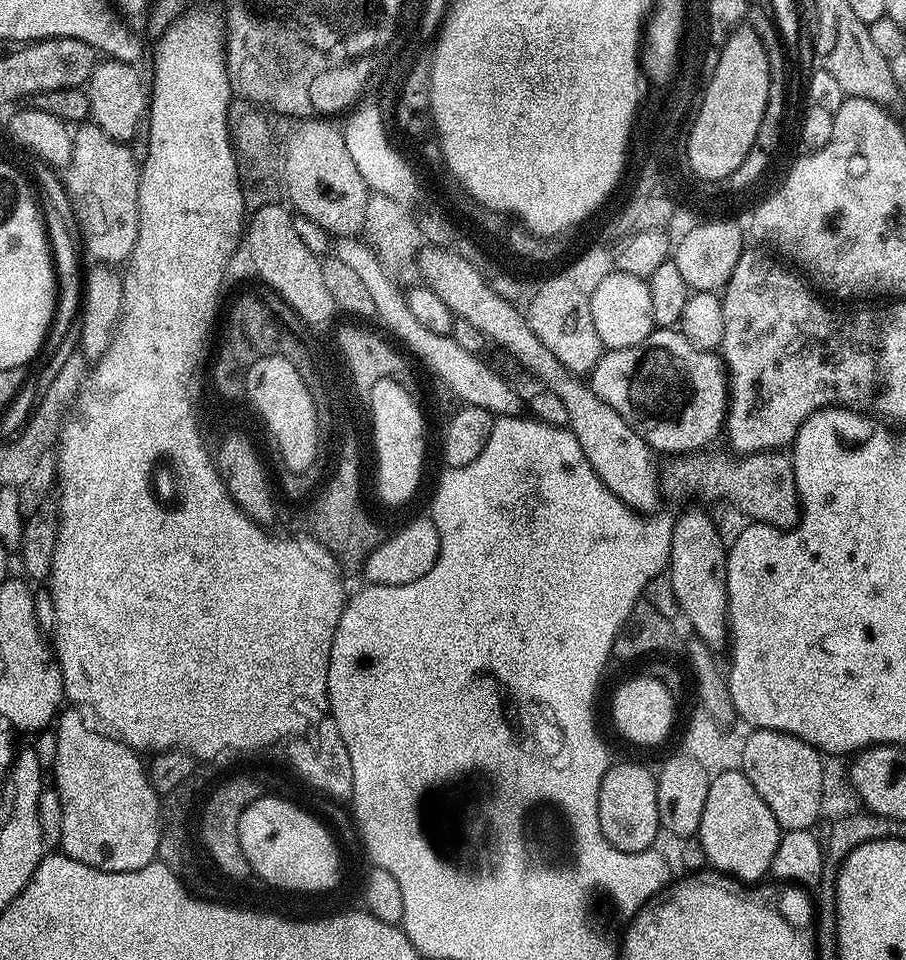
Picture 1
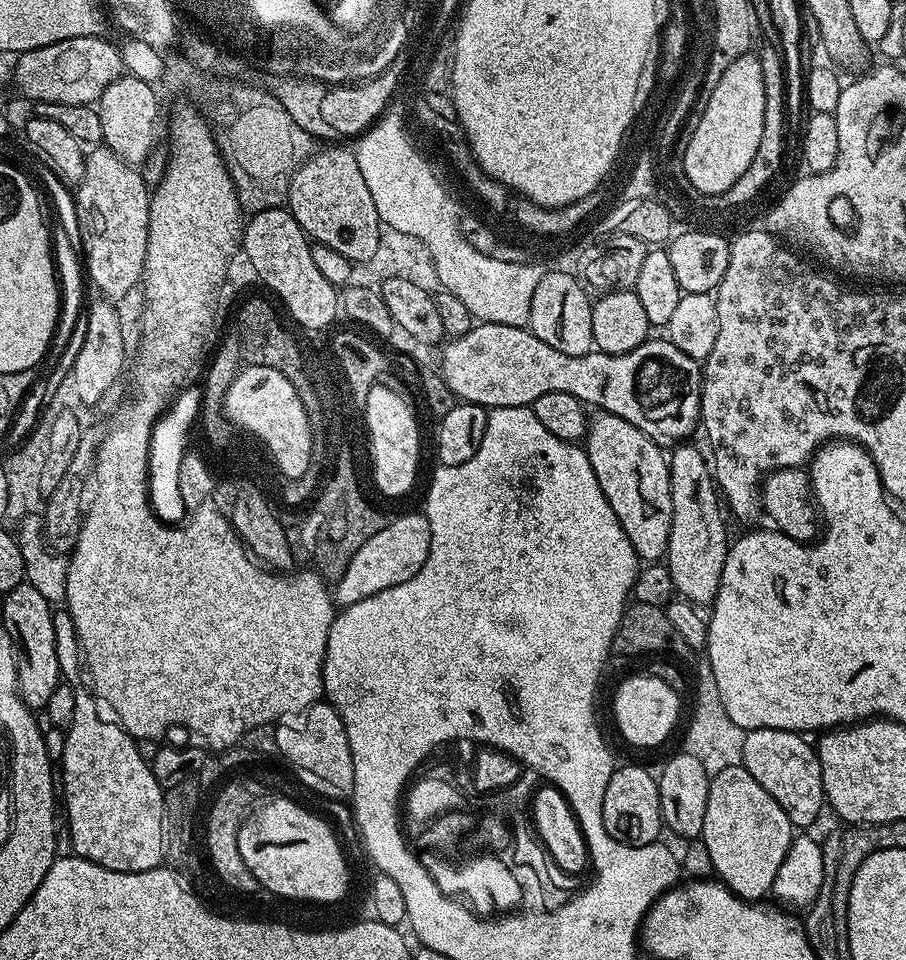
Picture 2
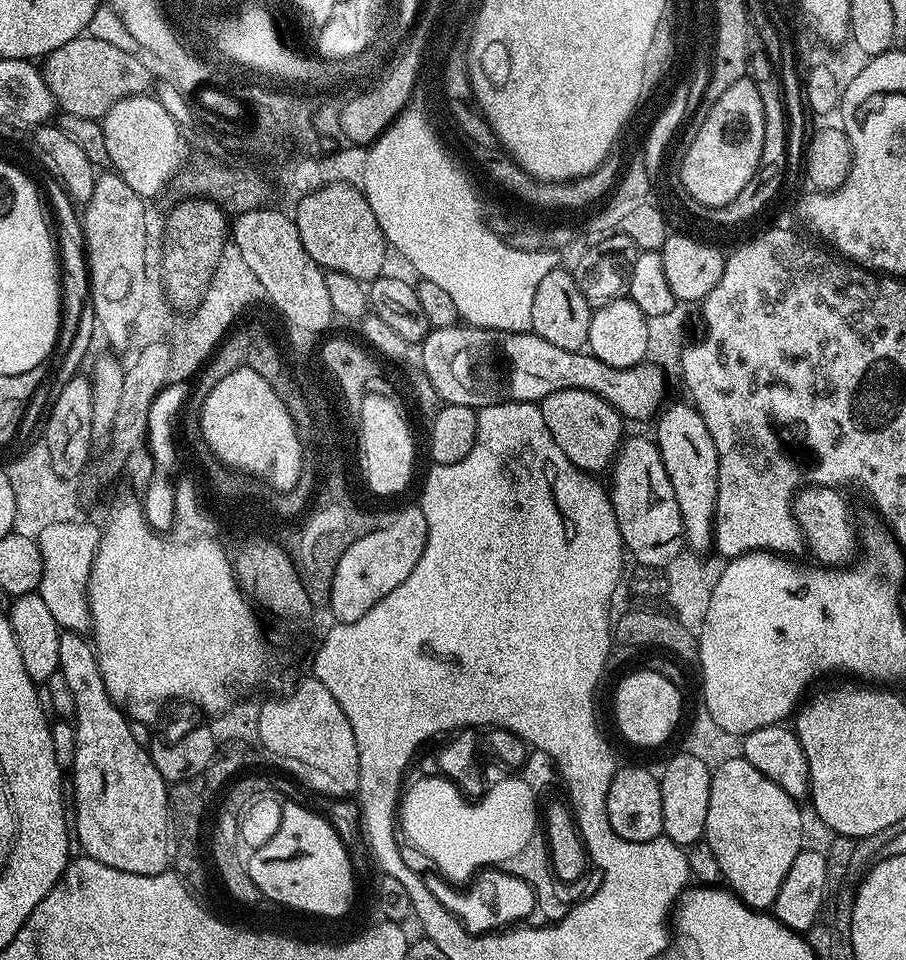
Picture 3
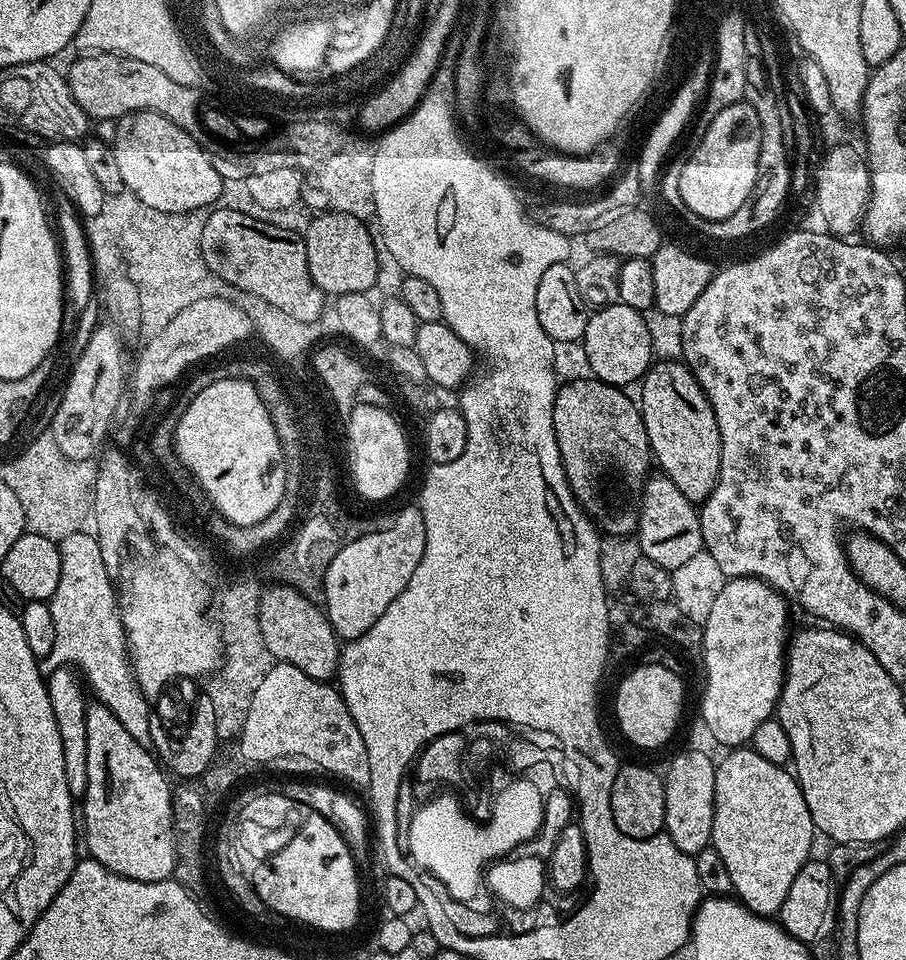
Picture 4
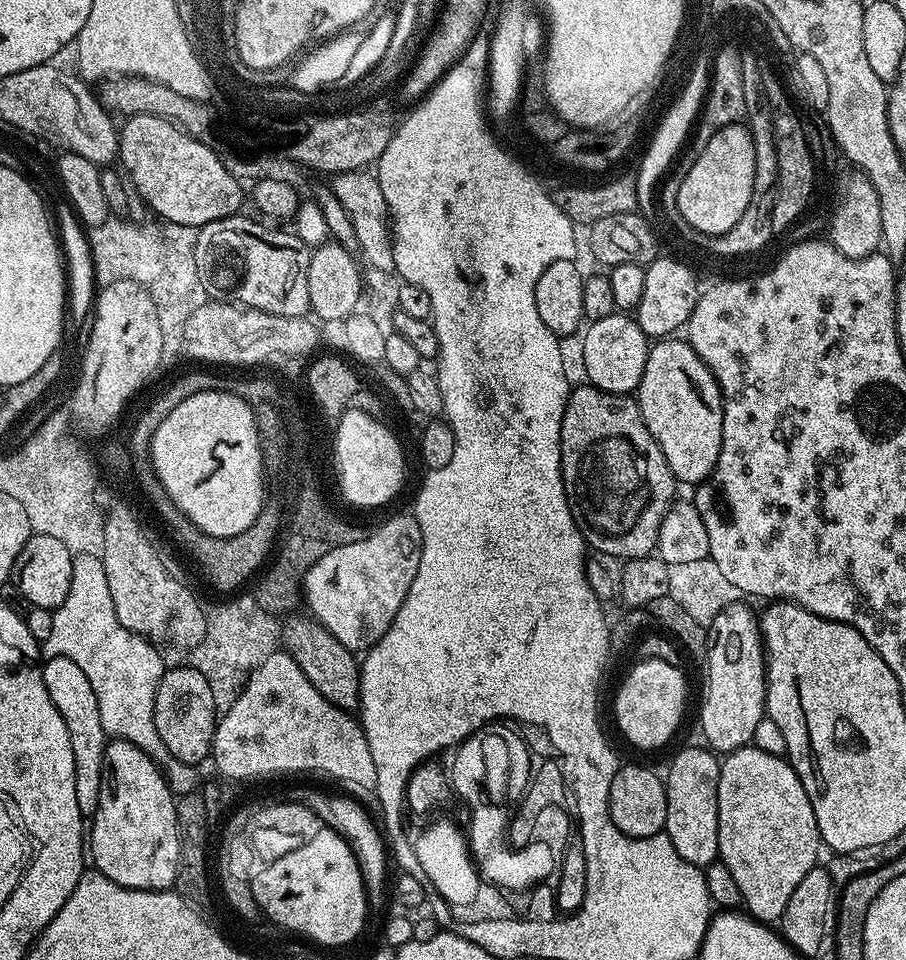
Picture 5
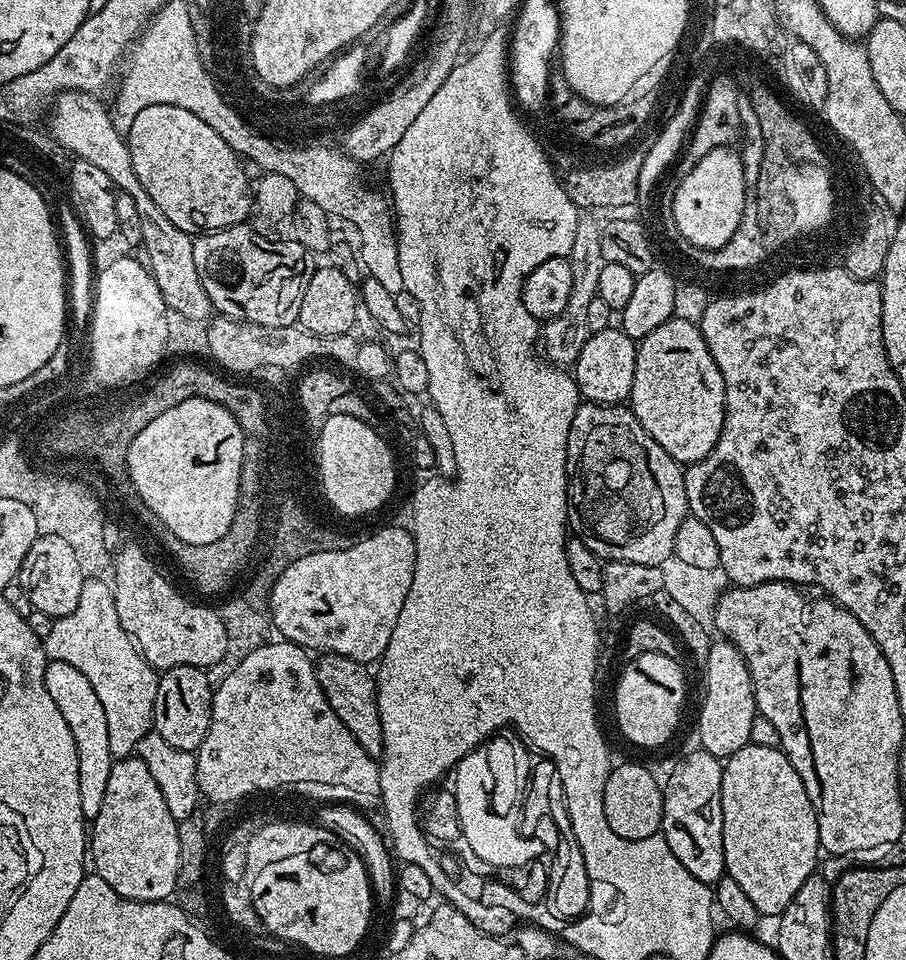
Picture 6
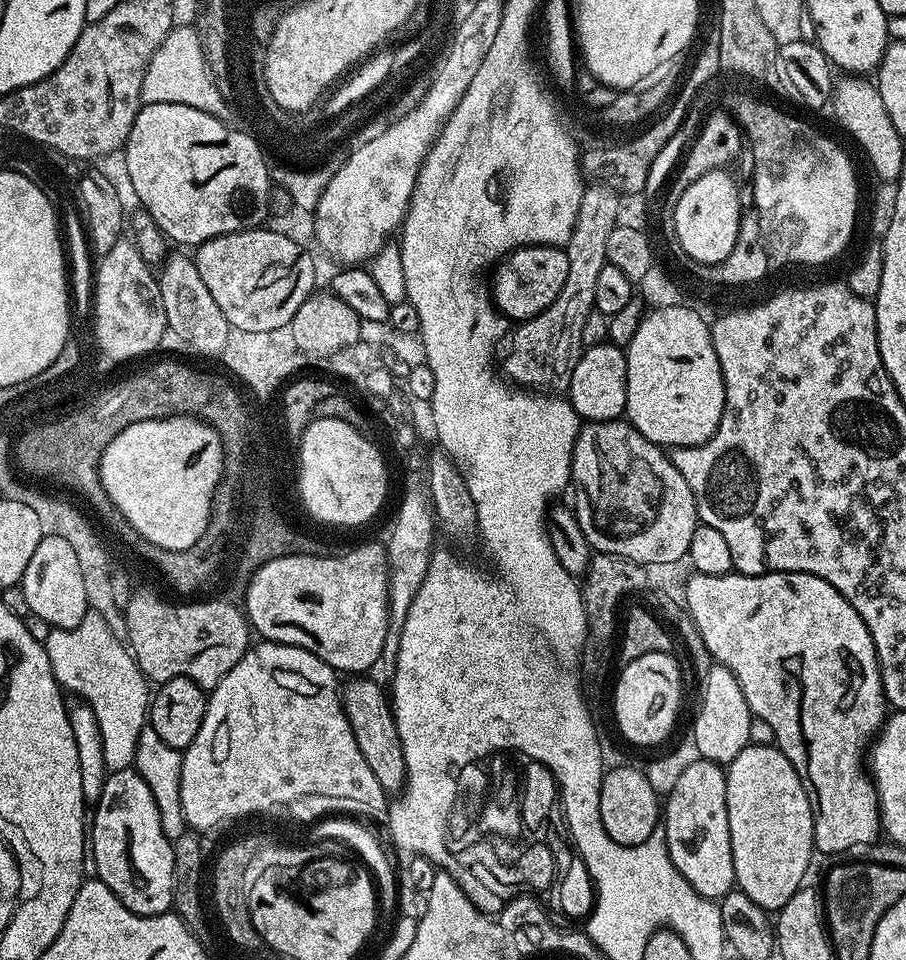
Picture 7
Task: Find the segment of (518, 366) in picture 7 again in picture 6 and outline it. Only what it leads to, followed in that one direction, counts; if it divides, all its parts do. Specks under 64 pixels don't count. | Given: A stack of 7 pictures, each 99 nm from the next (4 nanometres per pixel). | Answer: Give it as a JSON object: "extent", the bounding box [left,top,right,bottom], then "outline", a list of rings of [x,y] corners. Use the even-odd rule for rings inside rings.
{"extent":[540,224,605,367],"outline":[[[578,224],[575,230],[574,245],[571,247],[569,260],[571,262],[571,273],[573,275],[573,285],[569,301],[566,302],[566,309],[556,315],[553,319],[545,321],[541,329],[540,346],[549,363],[557,367],[569,367],[575,365],[578,354],[581,353],[582,346],[589,338],[589,330],[586,326],[587,308],[597,296],[599,274],[605,260],[602,256],[601,236],[596,236],[596,230],[590,224]]]}

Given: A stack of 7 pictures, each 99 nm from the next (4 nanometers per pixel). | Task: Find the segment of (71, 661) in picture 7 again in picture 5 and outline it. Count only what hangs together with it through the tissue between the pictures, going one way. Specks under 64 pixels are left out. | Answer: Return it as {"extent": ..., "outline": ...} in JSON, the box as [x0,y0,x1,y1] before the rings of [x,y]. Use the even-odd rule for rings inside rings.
{"extent":[42,554,197,798],"outline":[[[80,554],[73,559],[70,594],[66,594],[66,602],[62,602],[62,606],[58,606],[52,612],[52,621],[54,627],[50,629],[50,638],[42,641],[43,655],[70,658],[86,674],[98,702],[102,730],[106,736],[113,740],[130,742],[138,746],[138,750],[147,754],[163,772],[164,780],[168,783],[173,797],[179,798],[197,791],[197,769],[174,758],[174,754],[166,750],[166,742],[162,742],[162,738],[158,735],[158,726],[154,726],[154,698],[158,690],[158,682],[162,682],[166,671],[166,663],[164,664],[163,658],[160,657],[161,649],[144,637],[126,630],[126,626],[118,622],[118,614],[114,614],[114,602],[110,598],[110,585],[106,582],[106,570],[101,557]]]}

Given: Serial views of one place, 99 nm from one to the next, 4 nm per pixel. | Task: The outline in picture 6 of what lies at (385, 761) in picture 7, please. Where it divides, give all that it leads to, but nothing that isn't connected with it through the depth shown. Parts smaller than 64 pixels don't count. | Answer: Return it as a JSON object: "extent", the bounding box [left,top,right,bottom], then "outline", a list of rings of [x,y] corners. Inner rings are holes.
{"extent":[315,652,383,758],"outline":[[[333,652],[321,655],[319,659],[315,661],[316,677],[318,686],[322,686],[322,694],[326,694],[326,702],[330,702],[330,710],[334,710],[334,714],[342,718],[342,726],[346,726],[346,730],[354,734],[358,746],[362,746],[366,754],[374,758],[383,757],[382,718],[378,718],[376,682],[369,665]]]}

